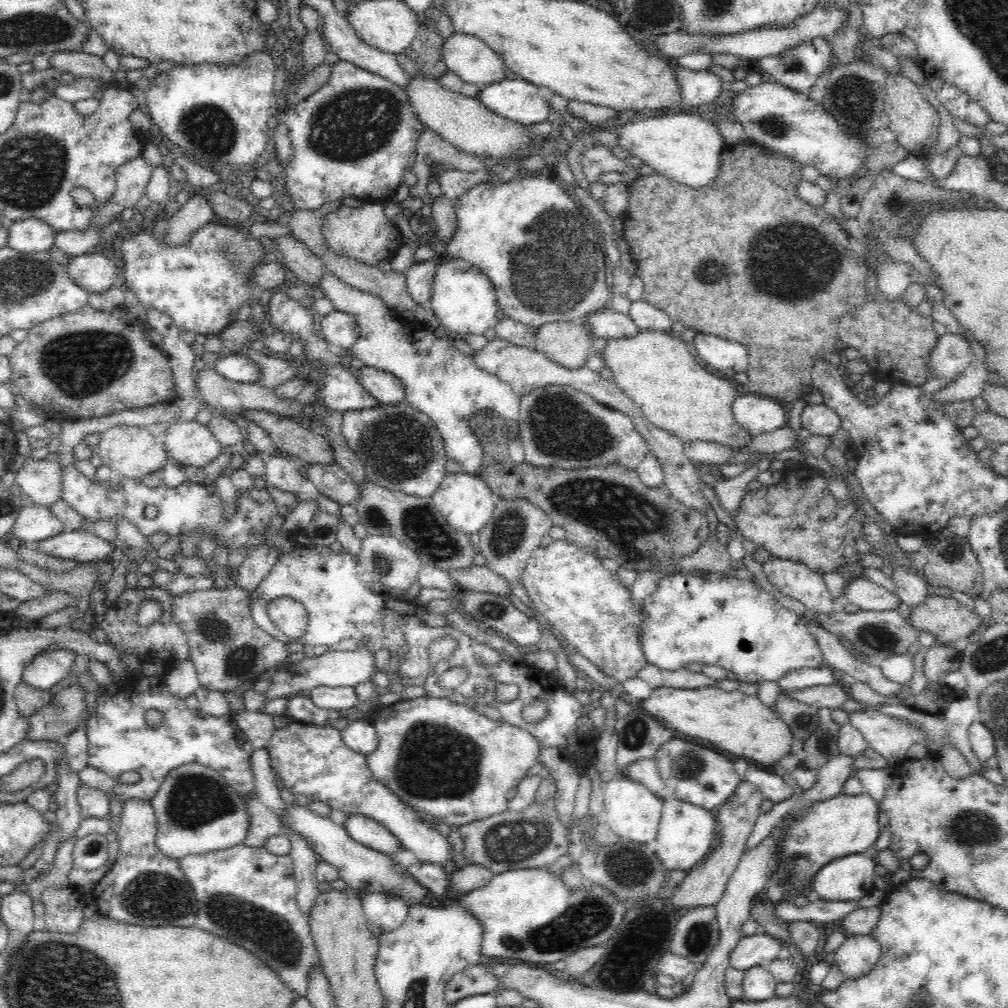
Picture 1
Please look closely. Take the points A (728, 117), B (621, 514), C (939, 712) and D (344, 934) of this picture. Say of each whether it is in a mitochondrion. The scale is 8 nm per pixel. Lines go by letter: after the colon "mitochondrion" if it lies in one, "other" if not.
A: other
B: mitochondrion
C: other
D: other

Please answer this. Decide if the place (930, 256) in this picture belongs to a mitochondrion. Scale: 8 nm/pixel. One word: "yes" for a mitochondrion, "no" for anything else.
no

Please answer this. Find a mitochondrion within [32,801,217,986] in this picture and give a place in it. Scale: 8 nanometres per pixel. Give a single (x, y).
(153, 895)

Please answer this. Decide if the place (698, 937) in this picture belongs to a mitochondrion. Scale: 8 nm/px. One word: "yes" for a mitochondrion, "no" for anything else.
yes

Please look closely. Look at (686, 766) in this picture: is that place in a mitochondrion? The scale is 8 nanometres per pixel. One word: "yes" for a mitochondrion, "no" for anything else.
yes

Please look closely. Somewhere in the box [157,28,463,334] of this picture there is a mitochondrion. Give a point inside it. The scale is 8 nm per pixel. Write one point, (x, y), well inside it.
(352, 125)

